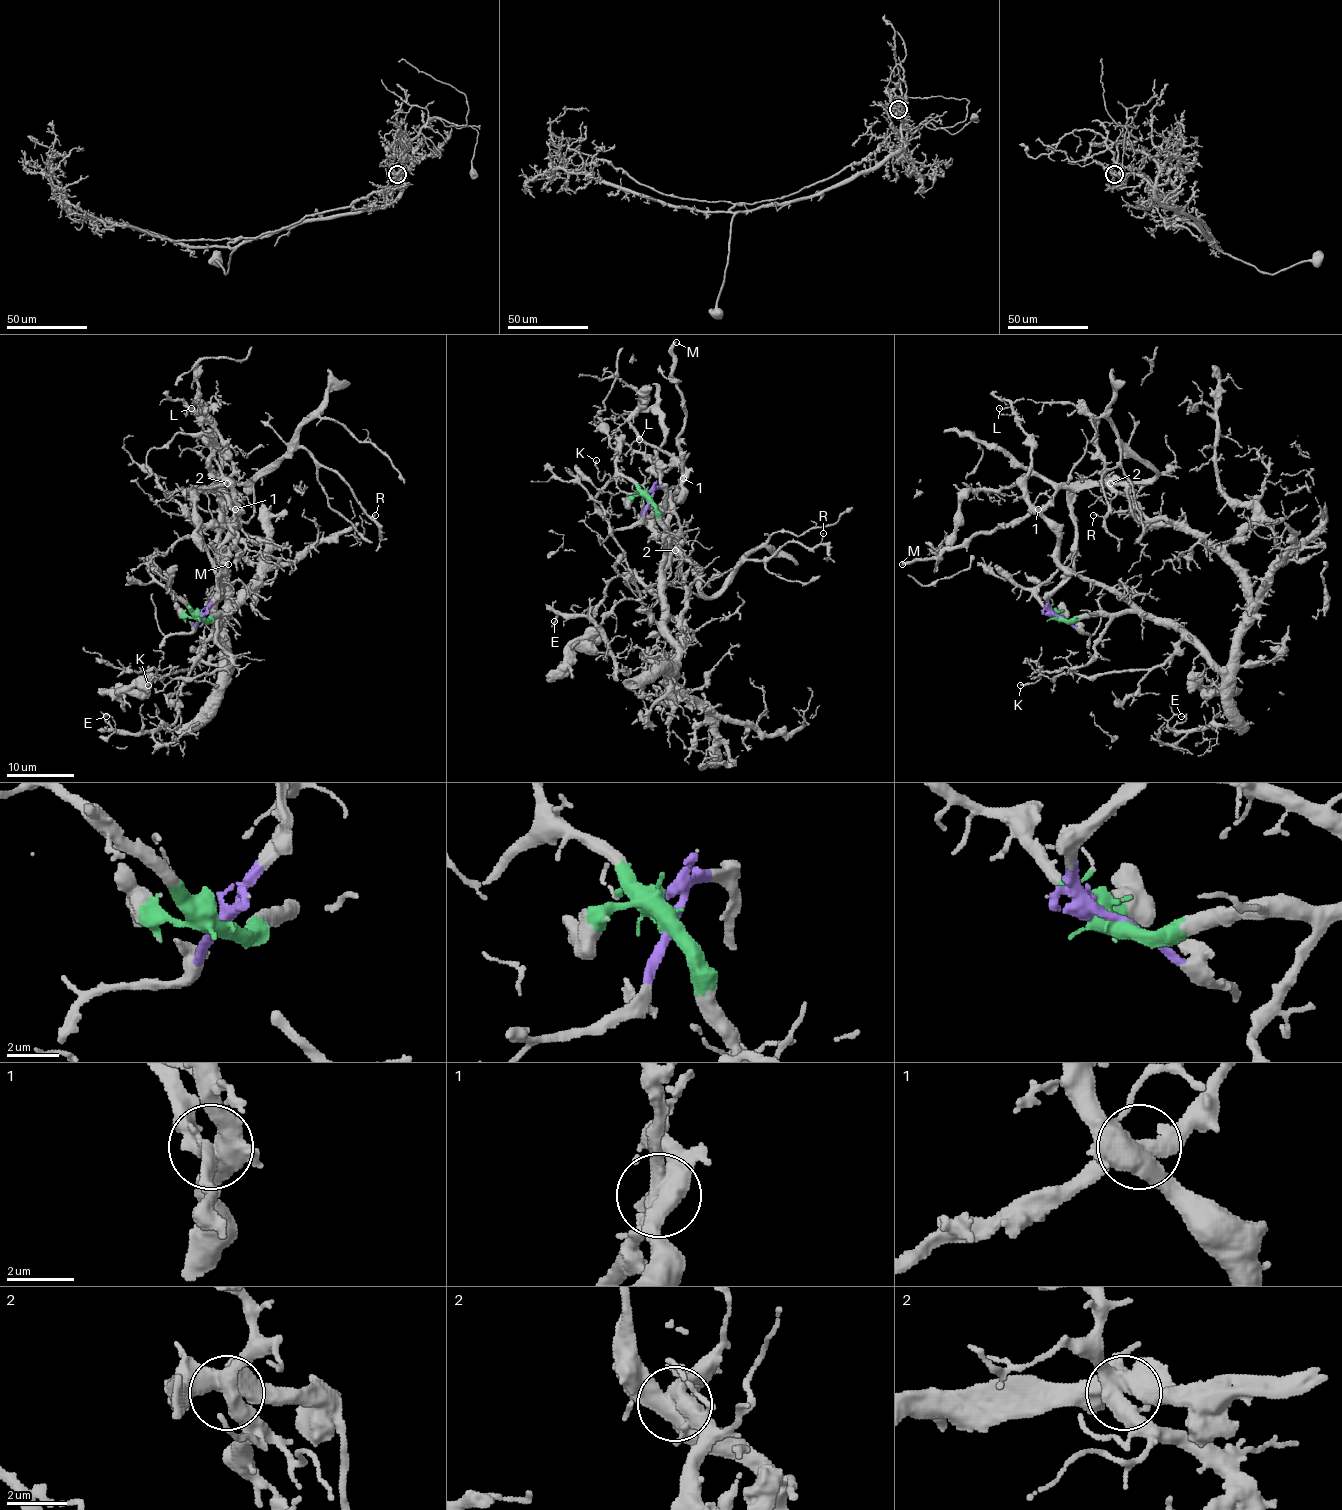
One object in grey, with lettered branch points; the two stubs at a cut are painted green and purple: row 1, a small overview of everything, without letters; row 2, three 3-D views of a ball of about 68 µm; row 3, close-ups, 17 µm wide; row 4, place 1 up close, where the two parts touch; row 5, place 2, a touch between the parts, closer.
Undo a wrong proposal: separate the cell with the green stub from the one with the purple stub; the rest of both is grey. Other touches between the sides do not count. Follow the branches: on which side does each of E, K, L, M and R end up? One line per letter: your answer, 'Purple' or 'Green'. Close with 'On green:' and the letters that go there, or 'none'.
E: Green
K: Green
L: Green
M: Purple
R: Purple
On green: E, K, L

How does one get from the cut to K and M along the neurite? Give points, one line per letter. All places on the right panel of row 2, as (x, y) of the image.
K: (1059, 617), (1110, 618), (1086, 664), (1020, 685)
M: (1059, 617), (1049, 607), (1054, 588), (1072, 569), (1066, 488), (1023, 517), (972, 534), (935, 557), (901, 564)

